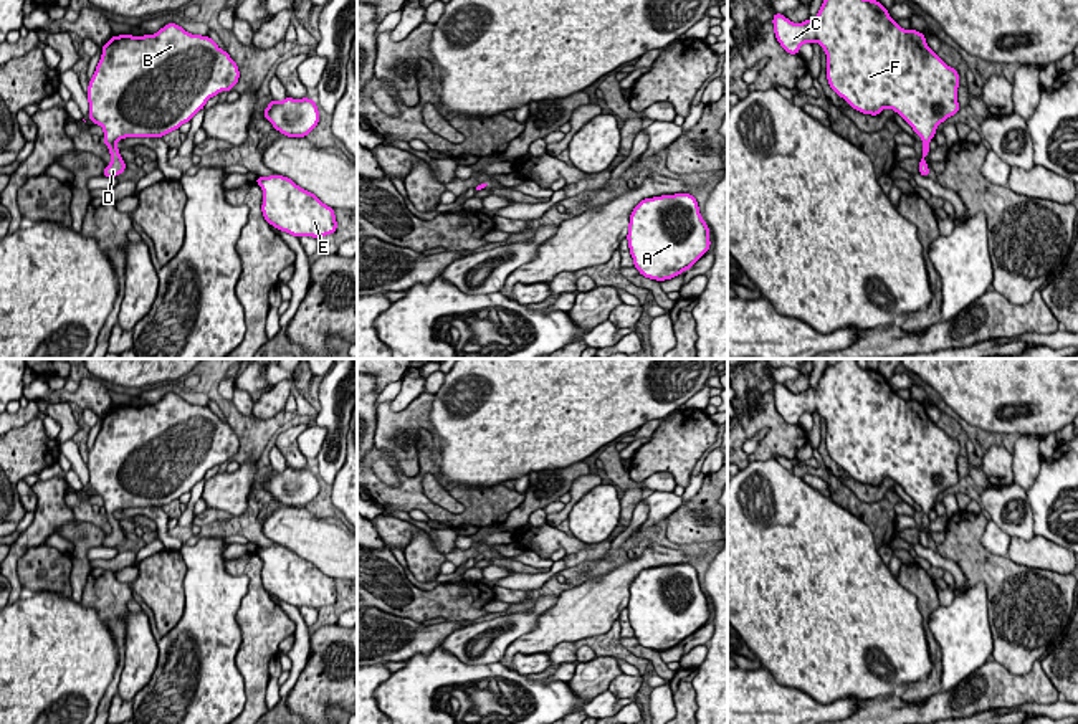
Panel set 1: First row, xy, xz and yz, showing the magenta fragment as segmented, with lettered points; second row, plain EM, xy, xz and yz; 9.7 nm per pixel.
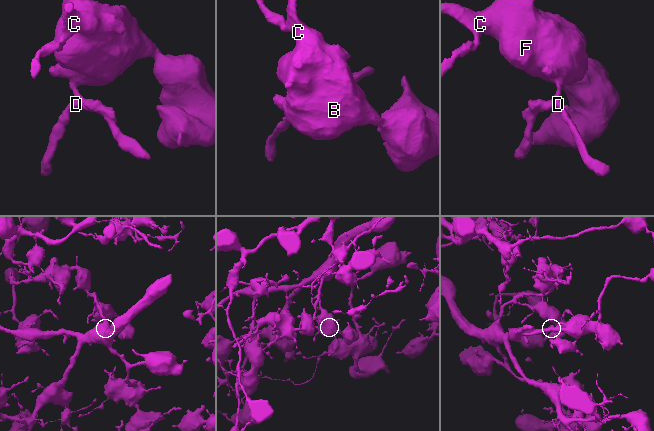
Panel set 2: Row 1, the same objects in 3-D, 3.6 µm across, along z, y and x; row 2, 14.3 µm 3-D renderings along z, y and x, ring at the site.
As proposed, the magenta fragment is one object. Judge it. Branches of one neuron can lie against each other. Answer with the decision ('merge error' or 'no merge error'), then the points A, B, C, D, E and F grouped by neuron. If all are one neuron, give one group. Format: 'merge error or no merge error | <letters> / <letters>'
no merge error | A B C D E F

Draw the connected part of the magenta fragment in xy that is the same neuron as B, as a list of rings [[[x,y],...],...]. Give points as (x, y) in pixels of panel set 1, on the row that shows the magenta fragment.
[[[167,23],[154,35],[119,35],[101,48],[103,55],[88,86],[89,119],[104,131],[111,164],[104,177],[117,177],[127,167],[116,144],[126,137],[162,137],[190,122],[220,91],[230,91],[240,79],[236,63],[210,36],[192,35],[177,23]]]

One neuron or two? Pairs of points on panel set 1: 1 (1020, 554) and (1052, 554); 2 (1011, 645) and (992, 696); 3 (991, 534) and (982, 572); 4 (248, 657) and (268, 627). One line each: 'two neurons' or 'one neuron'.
1: one neuron
2: two neurons
3: two neurons
4: one neuron

